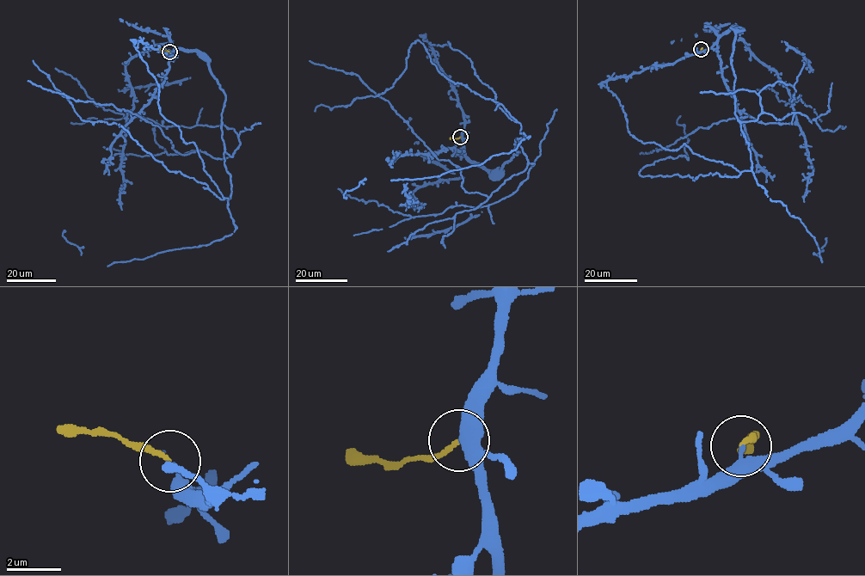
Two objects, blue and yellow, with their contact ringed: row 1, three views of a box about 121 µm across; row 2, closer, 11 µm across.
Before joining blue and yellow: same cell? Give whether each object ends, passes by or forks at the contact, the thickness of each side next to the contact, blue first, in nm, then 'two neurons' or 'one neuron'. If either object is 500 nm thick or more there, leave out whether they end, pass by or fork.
blue ends there; yellow ends there; 280 nm thick on the blue side, 140 nm on the other; two neurons

